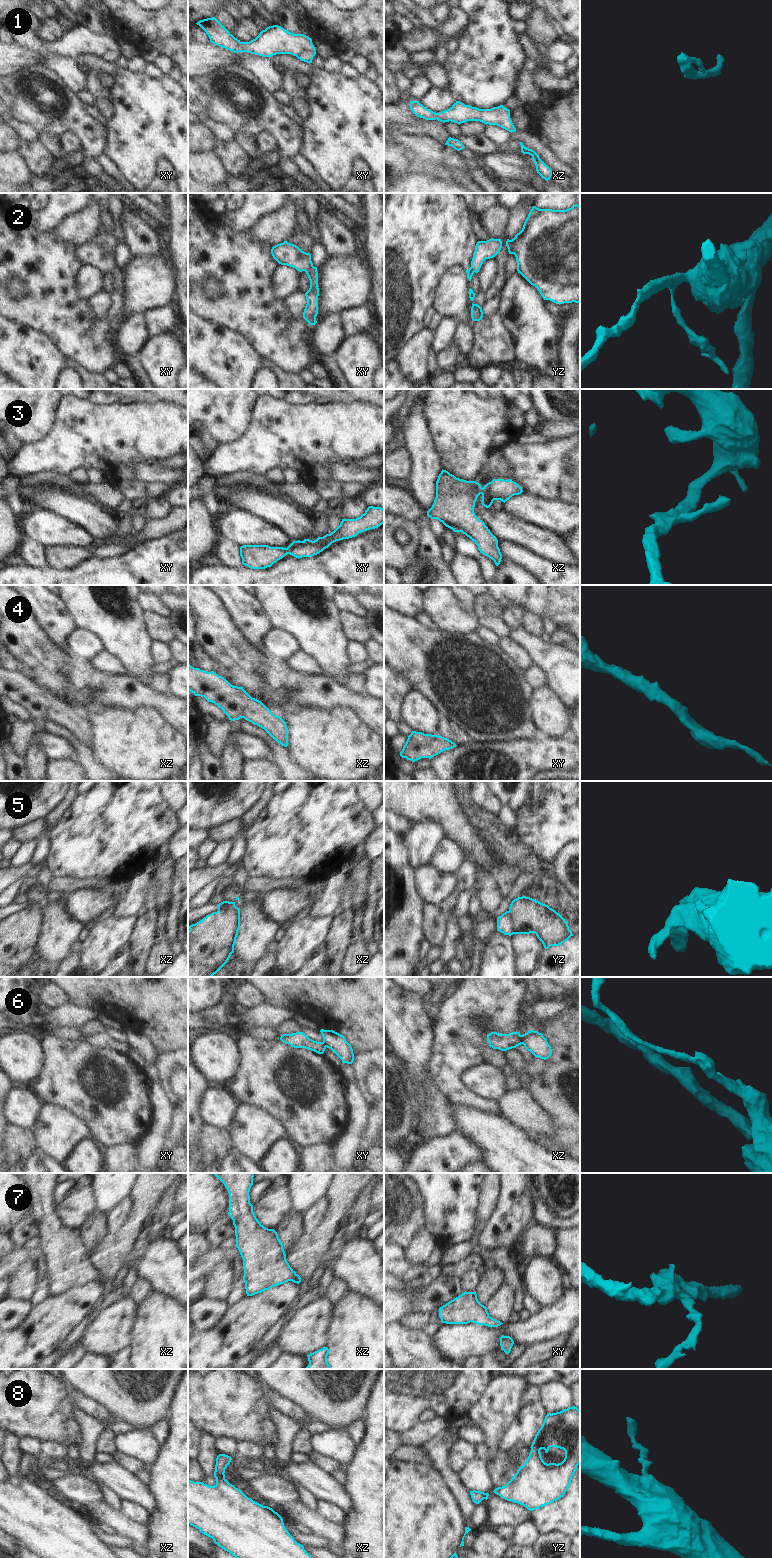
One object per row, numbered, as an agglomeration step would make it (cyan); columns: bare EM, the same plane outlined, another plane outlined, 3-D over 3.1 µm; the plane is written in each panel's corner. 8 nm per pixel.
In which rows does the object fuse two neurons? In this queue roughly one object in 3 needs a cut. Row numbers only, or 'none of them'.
2, 5, 6

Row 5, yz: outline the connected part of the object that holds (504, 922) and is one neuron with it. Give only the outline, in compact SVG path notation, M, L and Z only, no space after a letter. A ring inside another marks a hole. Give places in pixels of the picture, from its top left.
M506 911L501 916L497 917L497 931L500 931L504 935L514 934L513 918L509 911Z

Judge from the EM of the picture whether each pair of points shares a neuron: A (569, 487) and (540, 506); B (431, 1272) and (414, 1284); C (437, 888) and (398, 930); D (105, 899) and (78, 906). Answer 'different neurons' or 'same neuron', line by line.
A: different neurons
B: same neuron
C: different neurons
D: same neuron

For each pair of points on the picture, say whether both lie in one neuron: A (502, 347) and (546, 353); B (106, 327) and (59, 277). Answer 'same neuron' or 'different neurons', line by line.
A: different neurons
B: same neuron

